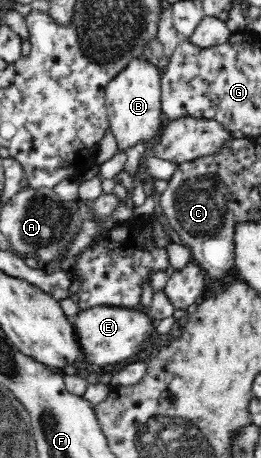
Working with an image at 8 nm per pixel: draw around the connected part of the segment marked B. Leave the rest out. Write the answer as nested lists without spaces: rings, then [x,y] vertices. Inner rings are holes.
[[[145,58],[133,60],[106,86],[105,106],[110,132],[114,134],[120,152],[130,150],[140,142],[150,142],[163,130],[161,82],[155,65]]]

